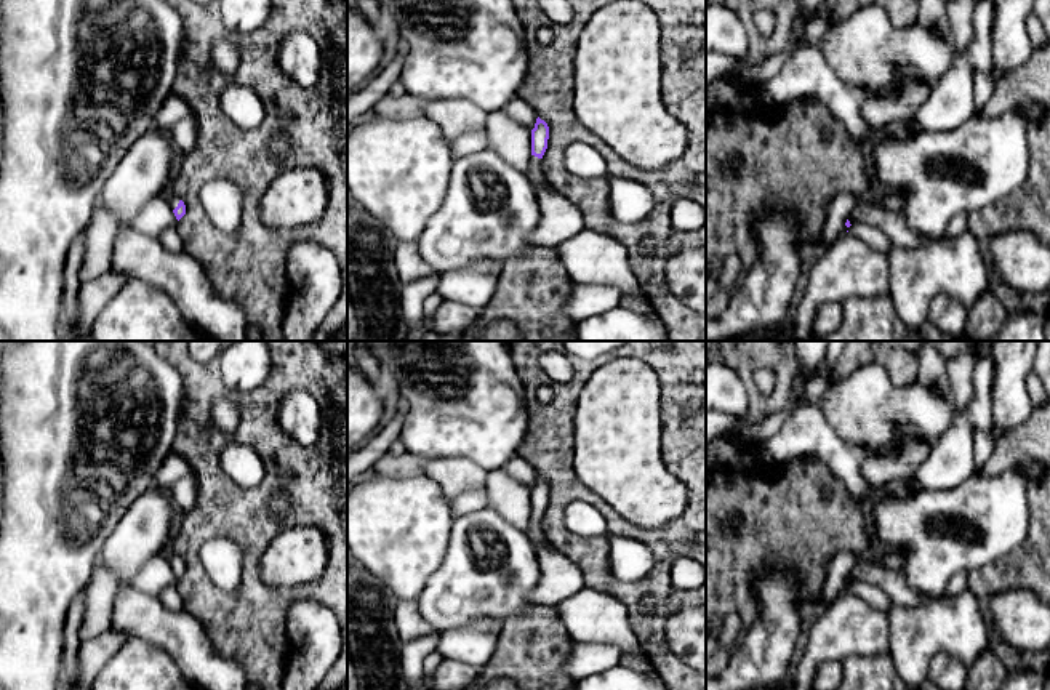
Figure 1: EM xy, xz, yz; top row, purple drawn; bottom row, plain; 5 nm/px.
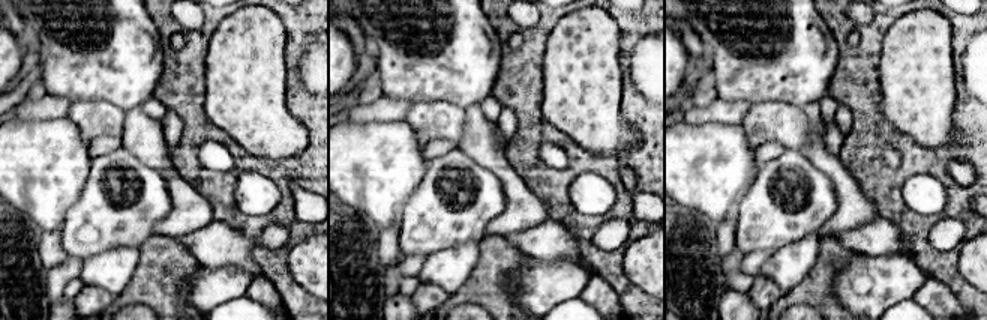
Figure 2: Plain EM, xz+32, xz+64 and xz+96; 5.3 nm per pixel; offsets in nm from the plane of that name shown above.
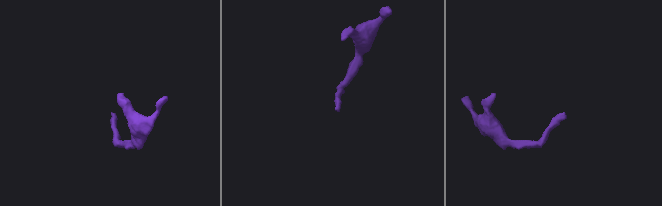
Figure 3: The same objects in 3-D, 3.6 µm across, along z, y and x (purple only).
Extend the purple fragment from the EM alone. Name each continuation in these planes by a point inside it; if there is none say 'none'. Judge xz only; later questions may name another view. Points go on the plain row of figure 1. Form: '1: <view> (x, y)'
1: xz (535, 532)

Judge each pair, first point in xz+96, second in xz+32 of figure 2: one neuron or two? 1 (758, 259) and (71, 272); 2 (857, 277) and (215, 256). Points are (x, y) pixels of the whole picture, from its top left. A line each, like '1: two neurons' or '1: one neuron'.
1: one neuron
2: two neurons

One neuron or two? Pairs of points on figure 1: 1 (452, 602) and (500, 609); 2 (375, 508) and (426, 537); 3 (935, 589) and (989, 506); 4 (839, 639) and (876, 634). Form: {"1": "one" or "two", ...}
{"1": "one", "2": "one", "3": "one", "4": "one"}

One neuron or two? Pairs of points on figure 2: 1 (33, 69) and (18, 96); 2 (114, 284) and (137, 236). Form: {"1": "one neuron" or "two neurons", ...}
{"1": "one neuron", "2": "two neurons"}

